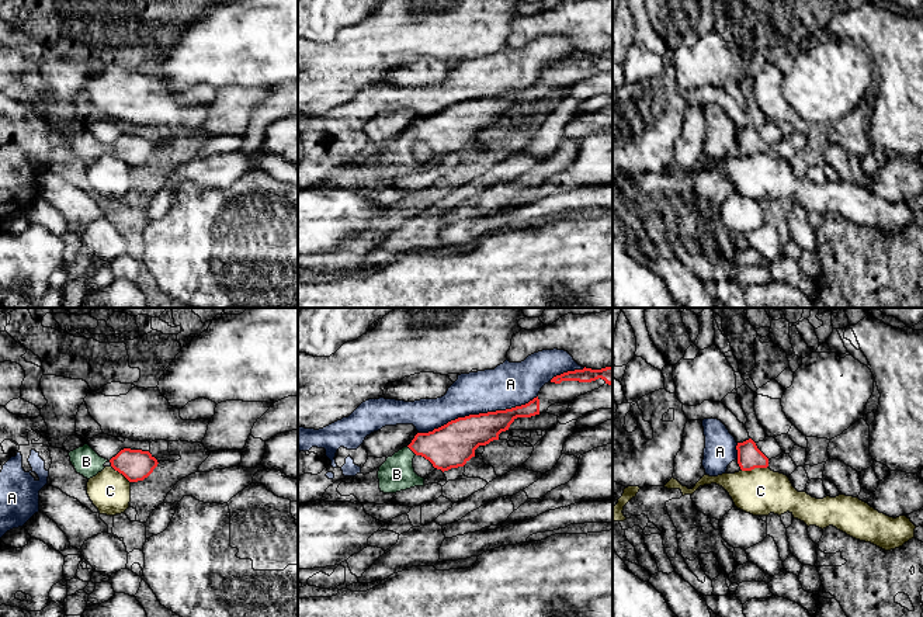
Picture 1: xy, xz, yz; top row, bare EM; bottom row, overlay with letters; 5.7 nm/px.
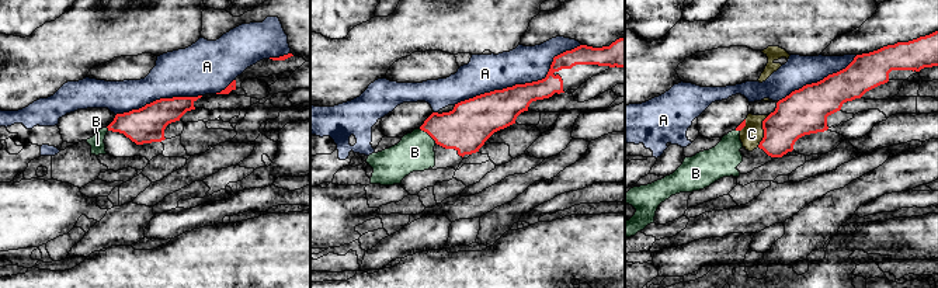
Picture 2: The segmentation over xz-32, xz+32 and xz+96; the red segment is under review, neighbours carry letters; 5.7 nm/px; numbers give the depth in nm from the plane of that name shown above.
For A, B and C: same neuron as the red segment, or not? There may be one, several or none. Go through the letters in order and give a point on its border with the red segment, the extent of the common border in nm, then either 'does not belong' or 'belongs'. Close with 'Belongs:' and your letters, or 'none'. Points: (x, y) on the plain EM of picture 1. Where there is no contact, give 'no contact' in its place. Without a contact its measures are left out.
A: contact xz (479, 99); length 700 nm; does not belong
B: contact xz (412, 135); length 80 nm; belongs
C: contact yz (753, 153); length 160 nm; does not belong
Belongs: B

